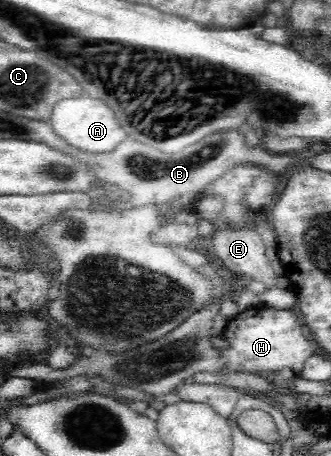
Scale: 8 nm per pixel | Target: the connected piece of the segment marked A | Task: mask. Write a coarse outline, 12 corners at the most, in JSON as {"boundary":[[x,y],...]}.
{"boundary":[[62,99],[48,122],[83,154],[109,153],[127,138],[99,99]]}

